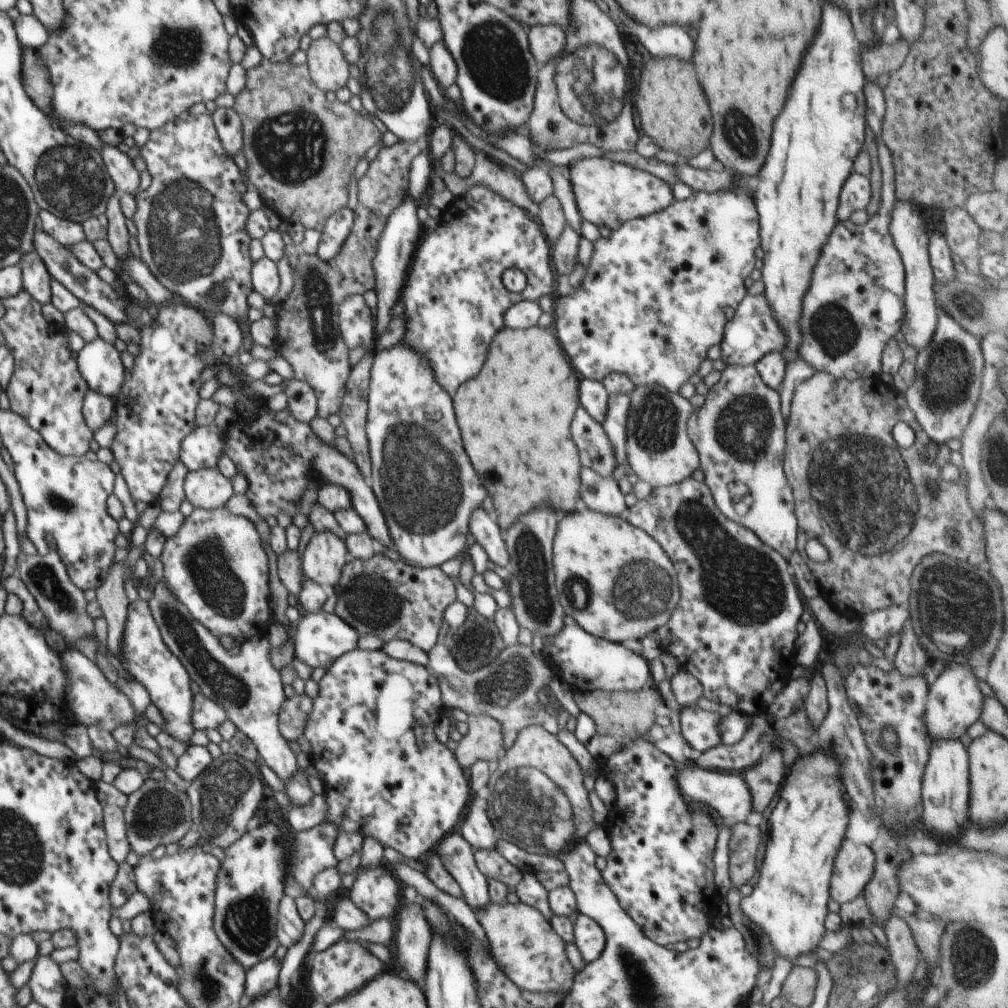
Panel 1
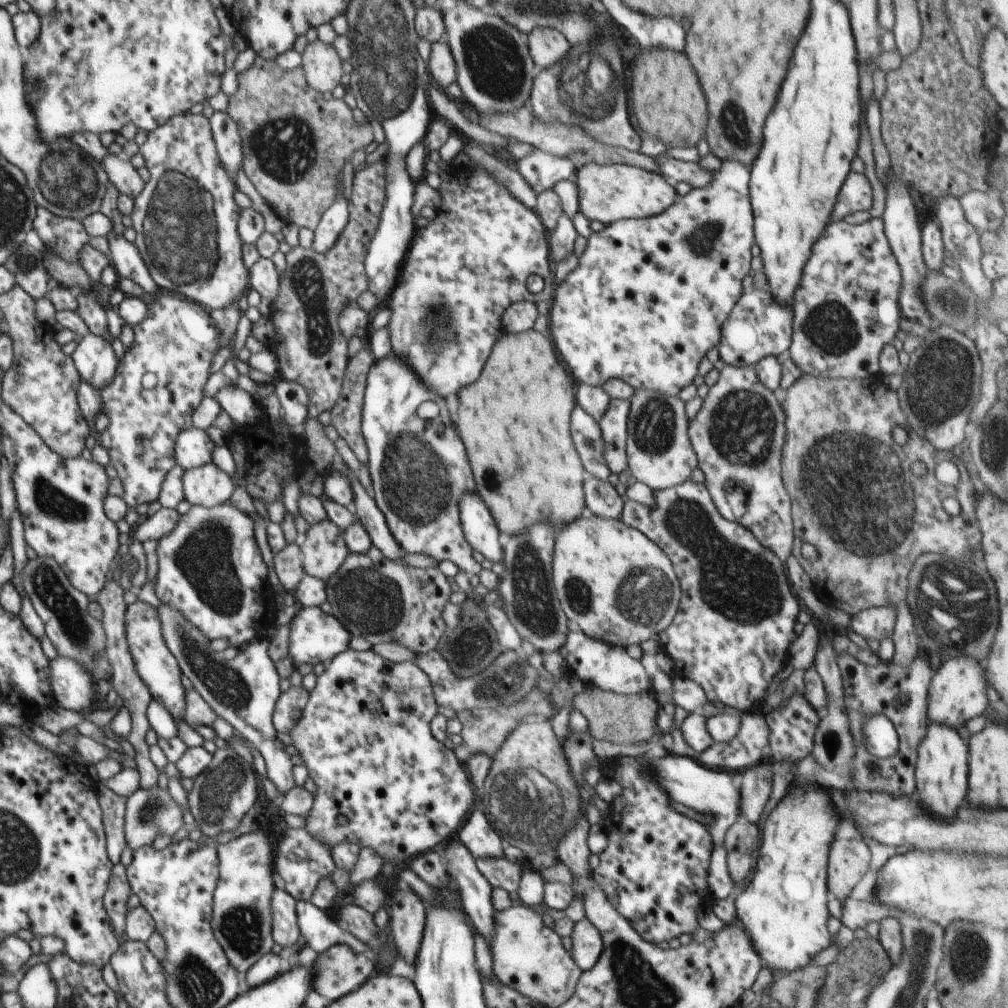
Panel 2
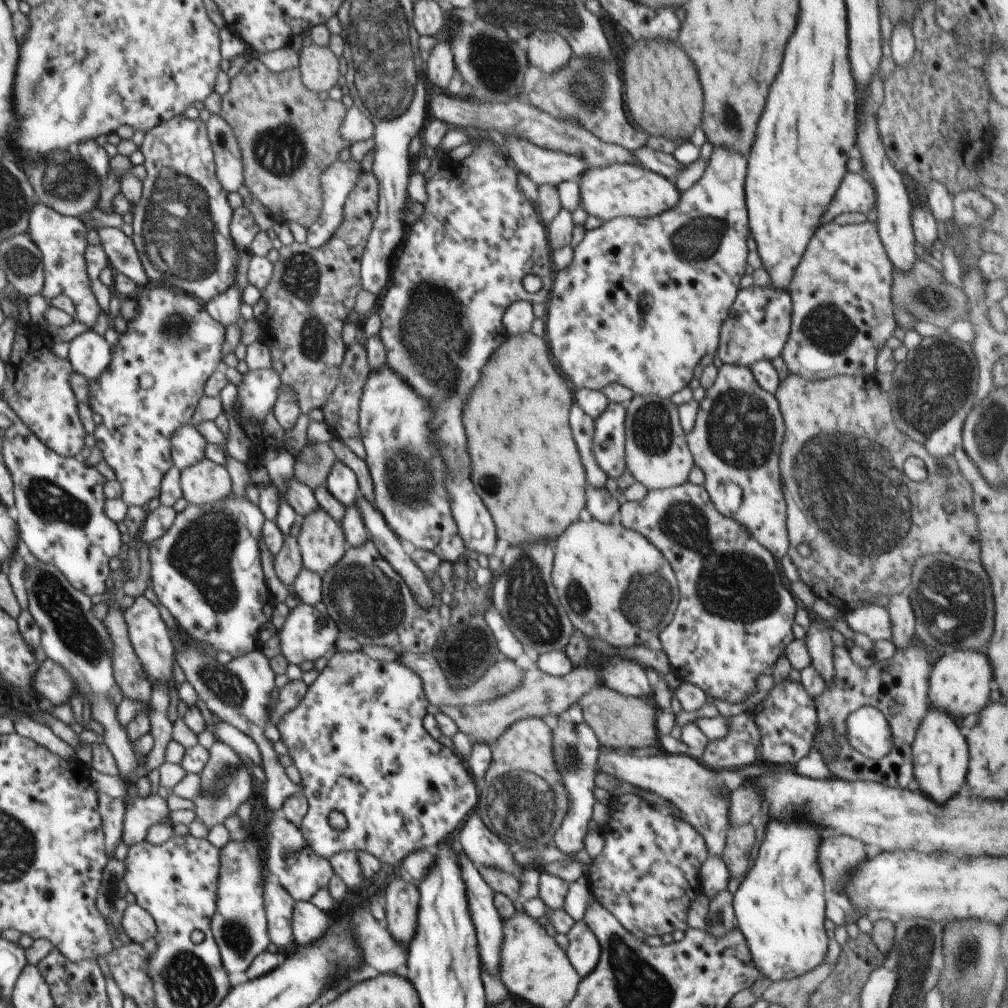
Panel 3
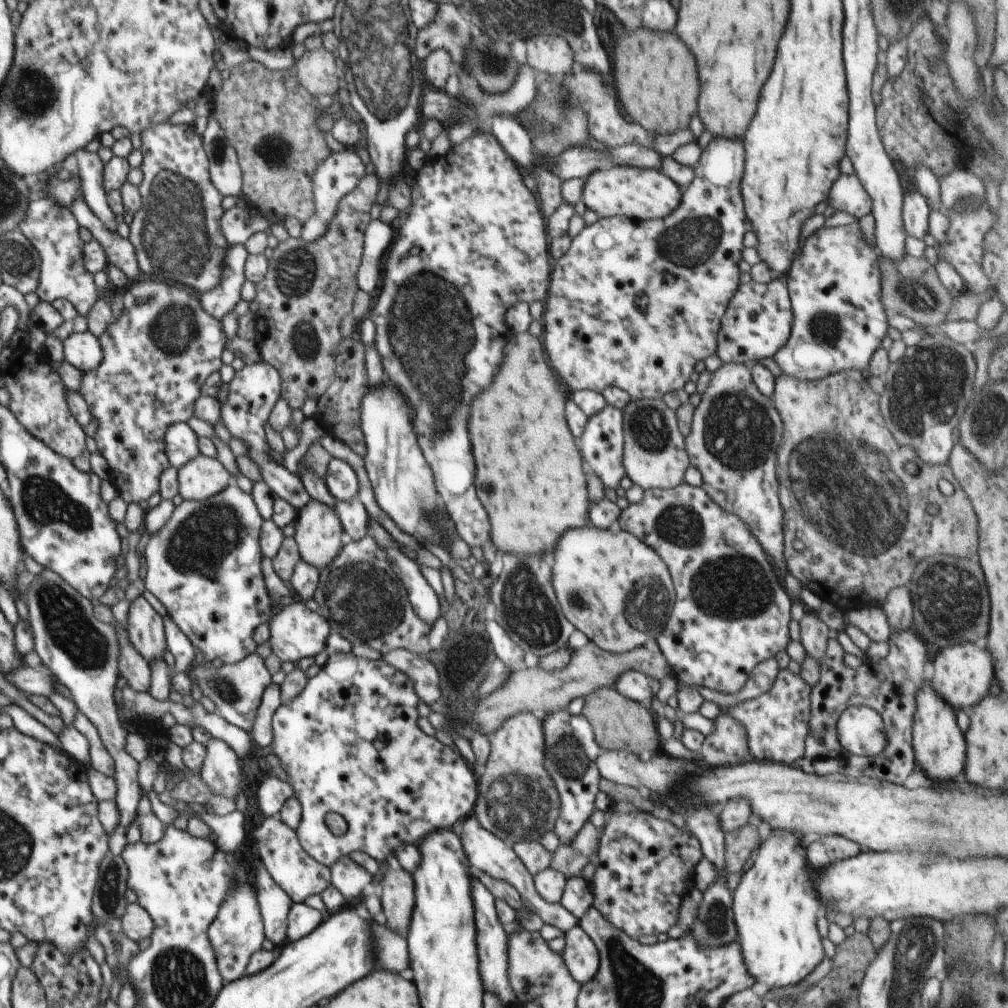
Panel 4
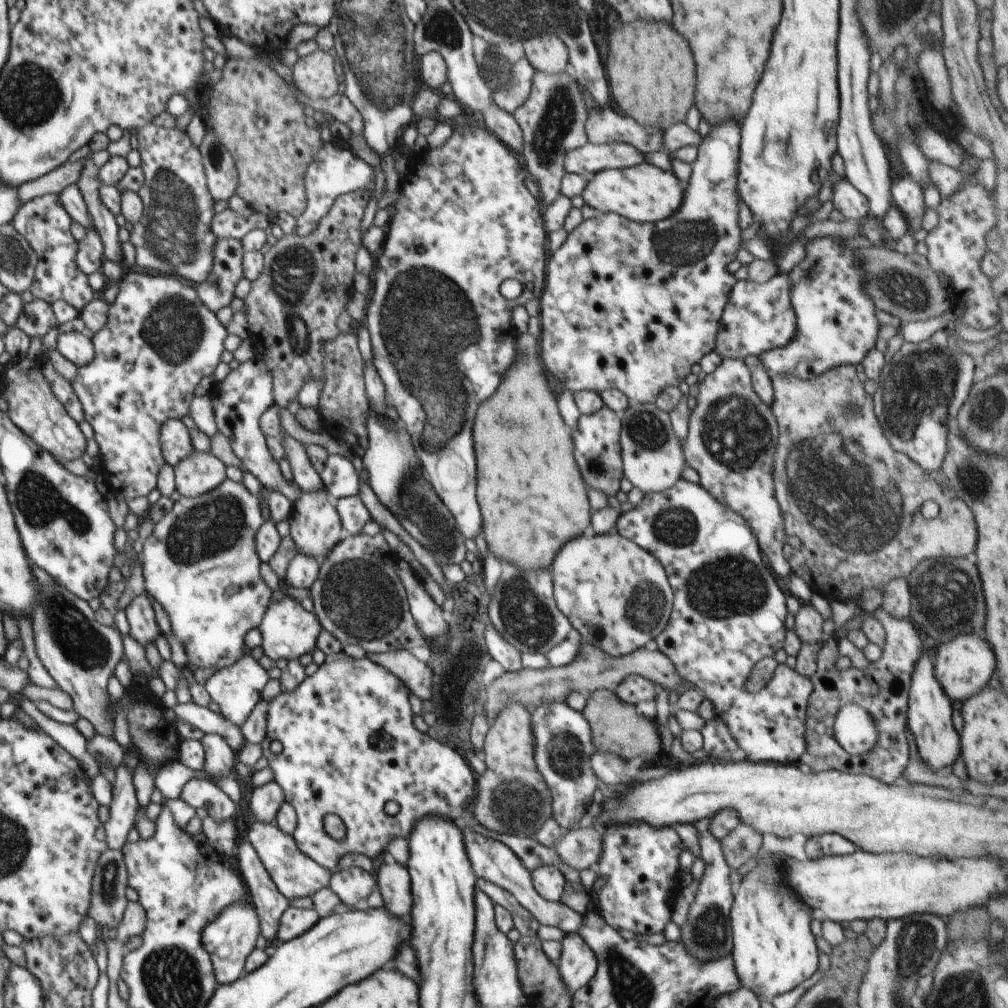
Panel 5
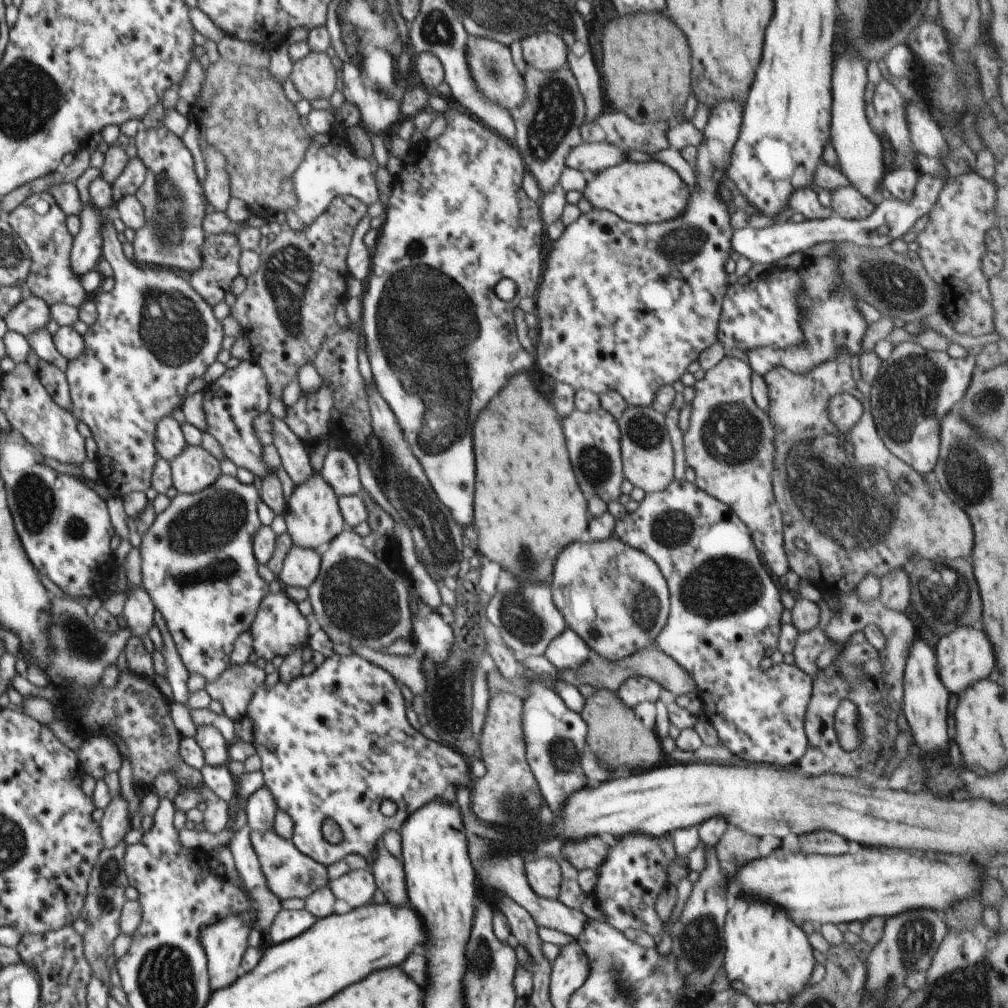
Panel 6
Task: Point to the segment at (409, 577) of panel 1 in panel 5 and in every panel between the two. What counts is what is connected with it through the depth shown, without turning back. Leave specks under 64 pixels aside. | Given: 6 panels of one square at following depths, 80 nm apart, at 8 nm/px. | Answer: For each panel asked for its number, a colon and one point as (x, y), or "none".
2: (379, 600)
3: (369, 602)
4: (364, 601)
5: (358, 597)

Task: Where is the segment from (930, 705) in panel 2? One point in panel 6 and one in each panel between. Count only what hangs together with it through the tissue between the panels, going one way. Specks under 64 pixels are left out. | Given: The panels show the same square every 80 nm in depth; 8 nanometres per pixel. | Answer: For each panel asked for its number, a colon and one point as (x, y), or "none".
3: (960, 682)
4: (962, 675)
5: (963, 667)
6: (964, 656)

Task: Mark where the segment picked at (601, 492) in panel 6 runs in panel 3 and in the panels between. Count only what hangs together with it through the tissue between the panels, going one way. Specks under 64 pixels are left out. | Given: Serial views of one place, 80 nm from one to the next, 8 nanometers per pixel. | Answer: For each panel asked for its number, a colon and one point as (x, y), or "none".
3: (608, 445)
4: (601, 445)
5: (597, 449)

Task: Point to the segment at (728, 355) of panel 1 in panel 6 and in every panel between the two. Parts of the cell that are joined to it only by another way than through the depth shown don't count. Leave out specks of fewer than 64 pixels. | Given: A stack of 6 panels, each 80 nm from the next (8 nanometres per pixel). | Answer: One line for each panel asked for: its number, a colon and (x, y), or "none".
2: (757, 327)
3: (757, 327)
4: (758, 322)
5: (758, 318)
6: (763, 313)

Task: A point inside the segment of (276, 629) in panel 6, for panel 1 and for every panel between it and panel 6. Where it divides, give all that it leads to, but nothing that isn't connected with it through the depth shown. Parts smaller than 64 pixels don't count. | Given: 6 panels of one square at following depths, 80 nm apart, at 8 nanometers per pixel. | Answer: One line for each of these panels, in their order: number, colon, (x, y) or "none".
1: (321, 638)
2: (315, 637)
3: (306, 635)
4: (296, 632)
5: (288, 632)

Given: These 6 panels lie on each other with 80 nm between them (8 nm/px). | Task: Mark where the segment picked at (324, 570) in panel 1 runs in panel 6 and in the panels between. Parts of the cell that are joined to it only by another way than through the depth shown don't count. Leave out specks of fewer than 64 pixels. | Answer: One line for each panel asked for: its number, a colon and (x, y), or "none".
2: (324, 549)
3: (321, 540)
4: (319, 535)
5: (315, 527)
6: (312, 514)

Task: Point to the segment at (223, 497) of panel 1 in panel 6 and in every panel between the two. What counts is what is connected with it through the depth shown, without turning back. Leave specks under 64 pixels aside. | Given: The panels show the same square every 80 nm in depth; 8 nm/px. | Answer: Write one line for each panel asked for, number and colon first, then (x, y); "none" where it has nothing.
2: (206, 486)
3: (205, 482)
4: (202, 477)
5: (199, 473)
6: (194, 469)

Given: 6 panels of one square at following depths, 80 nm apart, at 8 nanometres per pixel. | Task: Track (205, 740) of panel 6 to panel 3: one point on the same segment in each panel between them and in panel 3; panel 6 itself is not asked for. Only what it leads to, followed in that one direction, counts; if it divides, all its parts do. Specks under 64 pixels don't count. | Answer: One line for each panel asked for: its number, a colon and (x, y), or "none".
3: (226, 783)
4: (222, 770)
5: (220, 760)

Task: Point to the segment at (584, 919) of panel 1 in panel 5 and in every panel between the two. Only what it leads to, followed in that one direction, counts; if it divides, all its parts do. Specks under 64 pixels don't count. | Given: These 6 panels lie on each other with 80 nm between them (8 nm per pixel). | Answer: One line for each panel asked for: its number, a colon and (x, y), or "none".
2: (587, 941)
3: (584, 952)
4: (581, 957)
5: (577, 965)

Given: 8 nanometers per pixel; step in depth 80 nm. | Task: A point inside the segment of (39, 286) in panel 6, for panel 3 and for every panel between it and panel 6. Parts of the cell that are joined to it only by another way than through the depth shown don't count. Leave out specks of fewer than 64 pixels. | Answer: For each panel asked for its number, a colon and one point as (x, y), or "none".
3: (62, 240)
4: (50, 228)
5: (43, 222)

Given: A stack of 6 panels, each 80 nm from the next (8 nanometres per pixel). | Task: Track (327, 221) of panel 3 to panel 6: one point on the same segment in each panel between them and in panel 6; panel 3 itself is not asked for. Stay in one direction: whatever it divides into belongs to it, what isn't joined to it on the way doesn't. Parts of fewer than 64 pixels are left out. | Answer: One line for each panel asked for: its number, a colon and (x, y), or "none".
4: (341, 172)
5: (335, 170)
6: (331, 168)

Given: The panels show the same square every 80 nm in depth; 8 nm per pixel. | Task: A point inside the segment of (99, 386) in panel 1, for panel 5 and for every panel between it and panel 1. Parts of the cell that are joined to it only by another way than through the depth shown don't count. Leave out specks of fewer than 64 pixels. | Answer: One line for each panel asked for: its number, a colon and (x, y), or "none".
2: (94, 359)
3: (89, 354)
4: (82, 350)
5: (77, 347)

